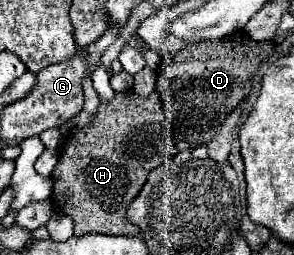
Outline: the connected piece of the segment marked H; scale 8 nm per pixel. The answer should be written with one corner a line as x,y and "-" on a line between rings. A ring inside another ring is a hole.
153,91
149,97
139,97
137,93
127,97
125,93
115,93
111,103
101,103
95,121
69,137
65,153
59,155
59,163
51,175
53,195
51,203
59,215
69,215
75,221
75,235
103,233
103,235
137,235
139,229
127,219
129,203
139,195
147,181
147,173
157,169
163,161
177,153
165,109
161,105
161,95

